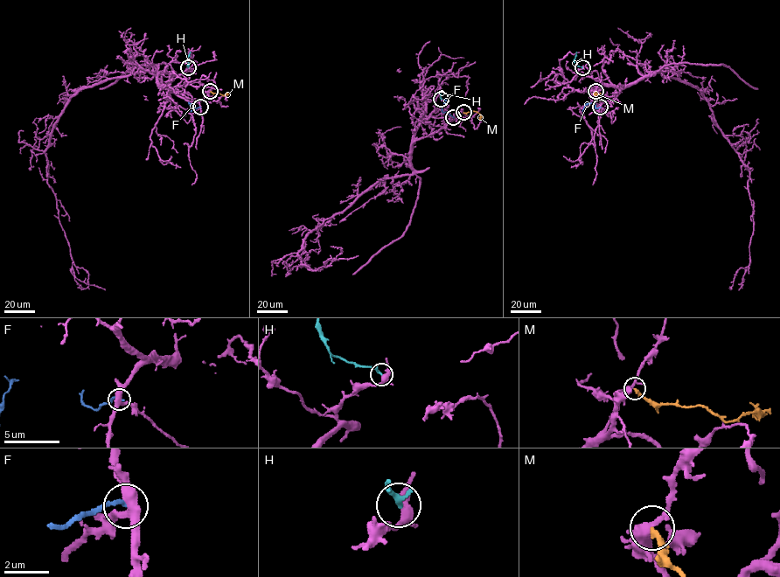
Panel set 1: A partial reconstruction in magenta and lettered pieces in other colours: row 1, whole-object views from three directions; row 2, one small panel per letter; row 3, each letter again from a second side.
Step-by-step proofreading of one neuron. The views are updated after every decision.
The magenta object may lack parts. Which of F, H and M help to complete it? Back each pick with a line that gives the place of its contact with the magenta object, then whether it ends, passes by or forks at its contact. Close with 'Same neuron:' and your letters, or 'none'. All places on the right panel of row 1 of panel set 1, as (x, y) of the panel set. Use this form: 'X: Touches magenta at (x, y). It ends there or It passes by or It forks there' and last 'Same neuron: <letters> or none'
H: Touches magenta at (582, 67). It ends there
Same neuron: H

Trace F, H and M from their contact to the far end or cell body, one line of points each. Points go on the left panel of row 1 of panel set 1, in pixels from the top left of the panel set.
F: (200, 107), (195, 108), (189, 102), (195, 107), (191, 110)
H: (188, 67), (191, 52)
M: (210, 91), (227, 93)

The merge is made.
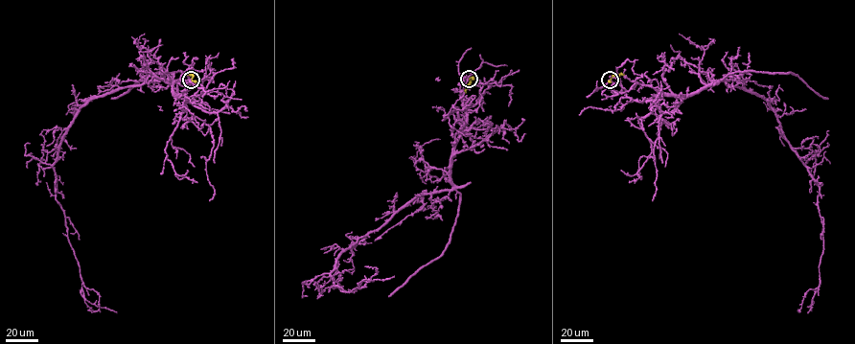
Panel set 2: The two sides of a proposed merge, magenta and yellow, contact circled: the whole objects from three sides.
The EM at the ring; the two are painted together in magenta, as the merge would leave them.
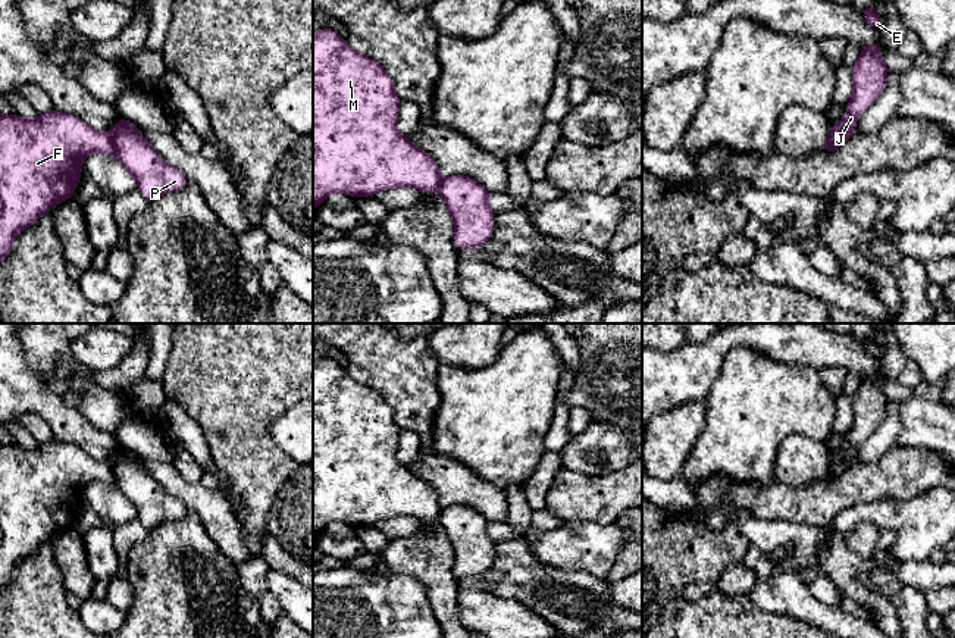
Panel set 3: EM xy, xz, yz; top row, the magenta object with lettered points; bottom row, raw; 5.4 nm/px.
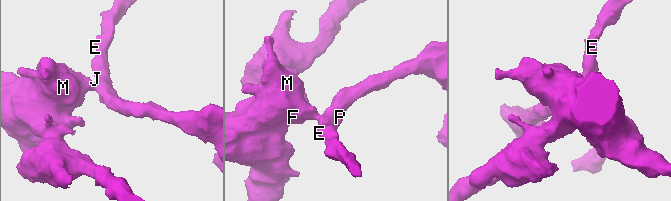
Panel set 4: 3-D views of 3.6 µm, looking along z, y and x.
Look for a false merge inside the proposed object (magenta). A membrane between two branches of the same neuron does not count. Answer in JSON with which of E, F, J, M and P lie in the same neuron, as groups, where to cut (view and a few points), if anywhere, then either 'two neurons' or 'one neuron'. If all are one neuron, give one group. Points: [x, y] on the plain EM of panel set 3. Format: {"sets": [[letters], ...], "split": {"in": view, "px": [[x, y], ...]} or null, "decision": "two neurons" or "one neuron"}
{"sets": [["E", "J", "P"], ["F", "M"]], "split": {"in": "xy", "px": [[110, 465], [115, 482]]}, "decision": "two neurons"}

